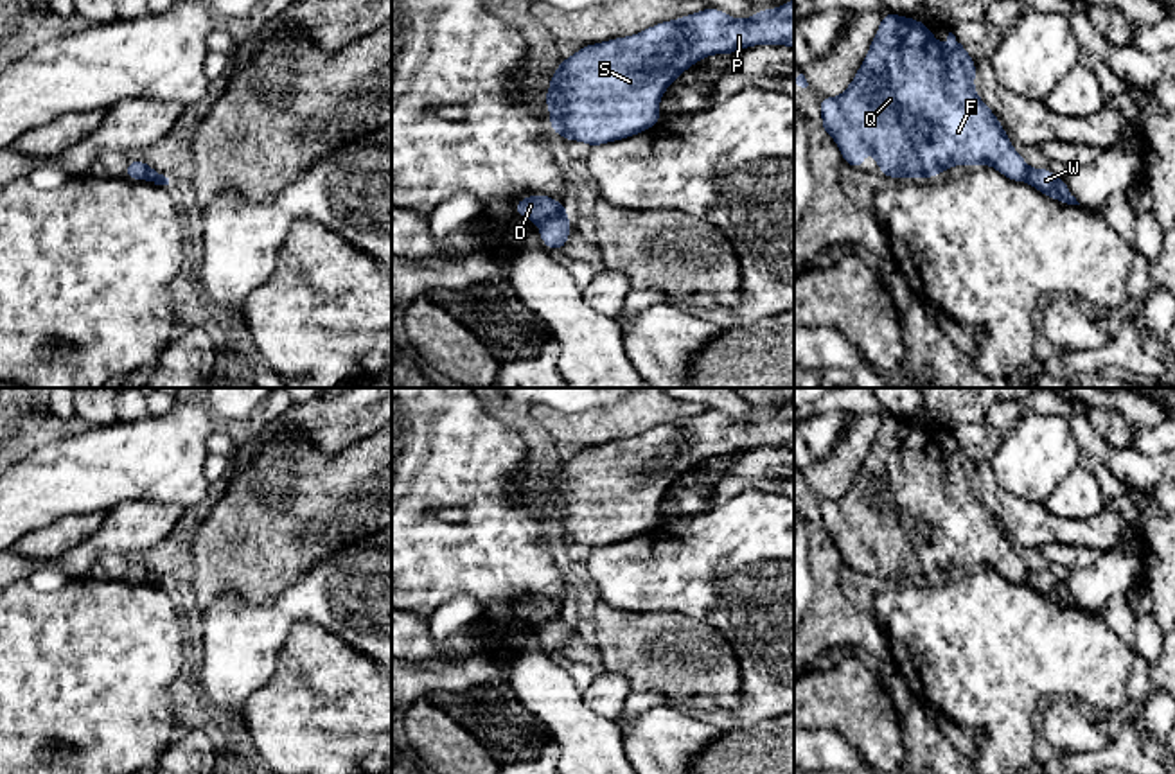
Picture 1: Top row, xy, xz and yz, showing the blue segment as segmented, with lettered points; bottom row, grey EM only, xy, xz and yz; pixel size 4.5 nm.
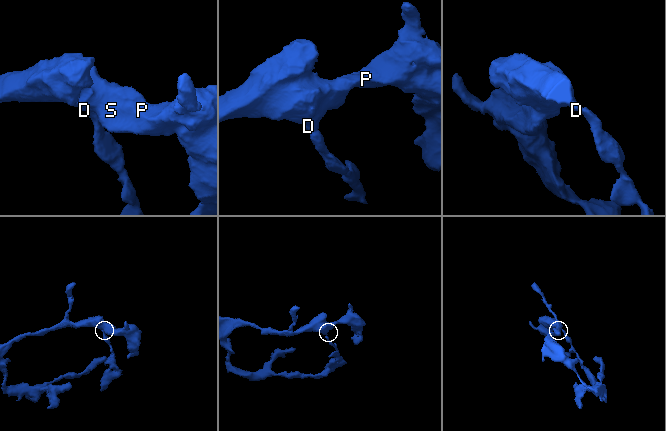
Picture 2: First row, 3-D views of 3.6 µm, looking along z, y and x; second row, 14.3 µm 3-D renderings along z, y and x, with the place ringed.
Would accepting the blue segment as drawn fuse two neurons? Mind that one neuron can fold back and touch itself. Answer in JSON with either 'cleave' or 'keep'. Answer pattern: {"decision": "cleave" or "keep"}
{"decision": "cleave"}

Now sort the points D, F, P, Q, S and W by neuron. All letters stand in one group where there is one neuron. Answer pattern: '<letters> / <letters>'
D F P Q S / W

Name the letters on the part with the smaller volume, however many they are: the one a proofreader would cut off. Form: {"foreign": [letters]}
{"foreign": ["W"]}

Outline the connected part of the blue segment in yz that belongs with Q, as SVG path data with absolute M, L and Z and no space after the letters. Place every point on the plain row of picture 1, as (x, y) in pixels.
M886 415L848 490L839 499L819 499L821 533L835 542L843 564L852 569L862 571L870 551L886 580L934 580L952 567L985 566L1012 584L1026 584L1026 562L976 496L977 474L952 435L943 451L927 426Z

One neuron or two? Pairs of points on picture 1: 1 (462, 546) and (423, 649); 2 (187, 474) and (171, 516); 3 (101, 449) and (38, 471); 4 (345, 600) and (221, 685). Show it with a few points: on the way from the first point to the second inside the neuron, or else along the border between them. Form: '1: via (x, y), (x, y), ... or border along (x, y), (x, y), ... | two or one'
1: border along (410, 613), (428, 622) | two
2: border along (135, 500), (175, 501), (184, 507) | two
3: via (85, 466), (79, 471), (54, 471) | one
4: via (313, 600), (297, 602), (247, 652) | one

